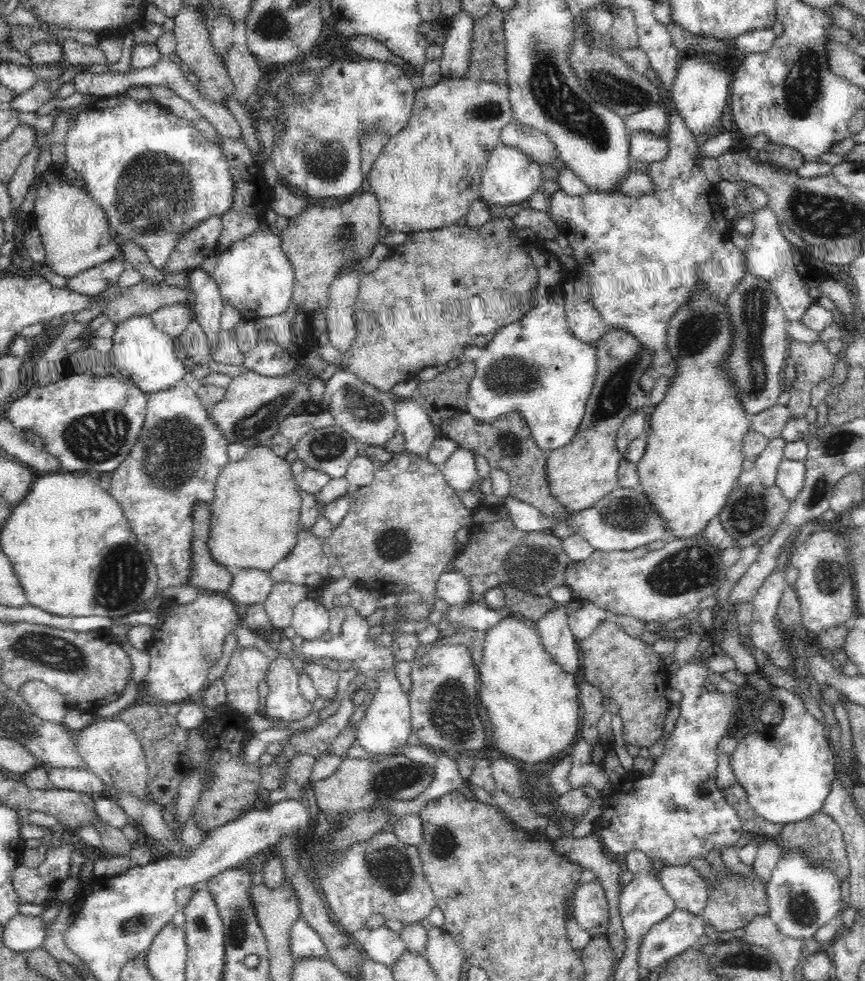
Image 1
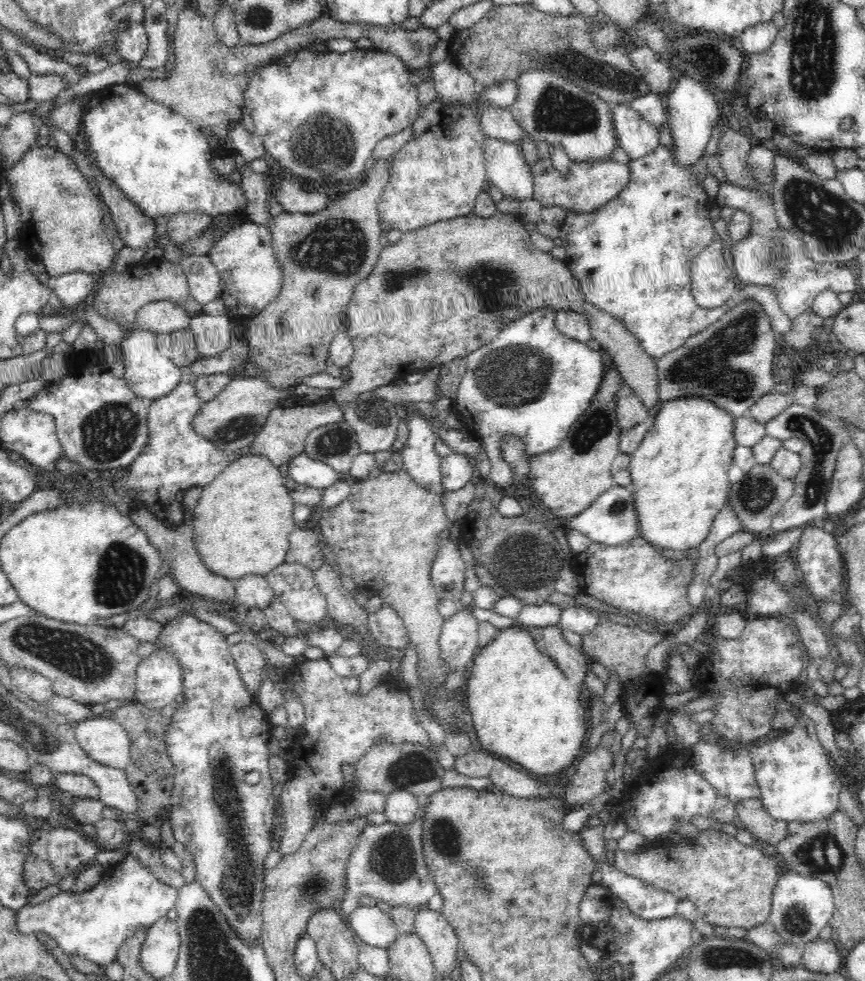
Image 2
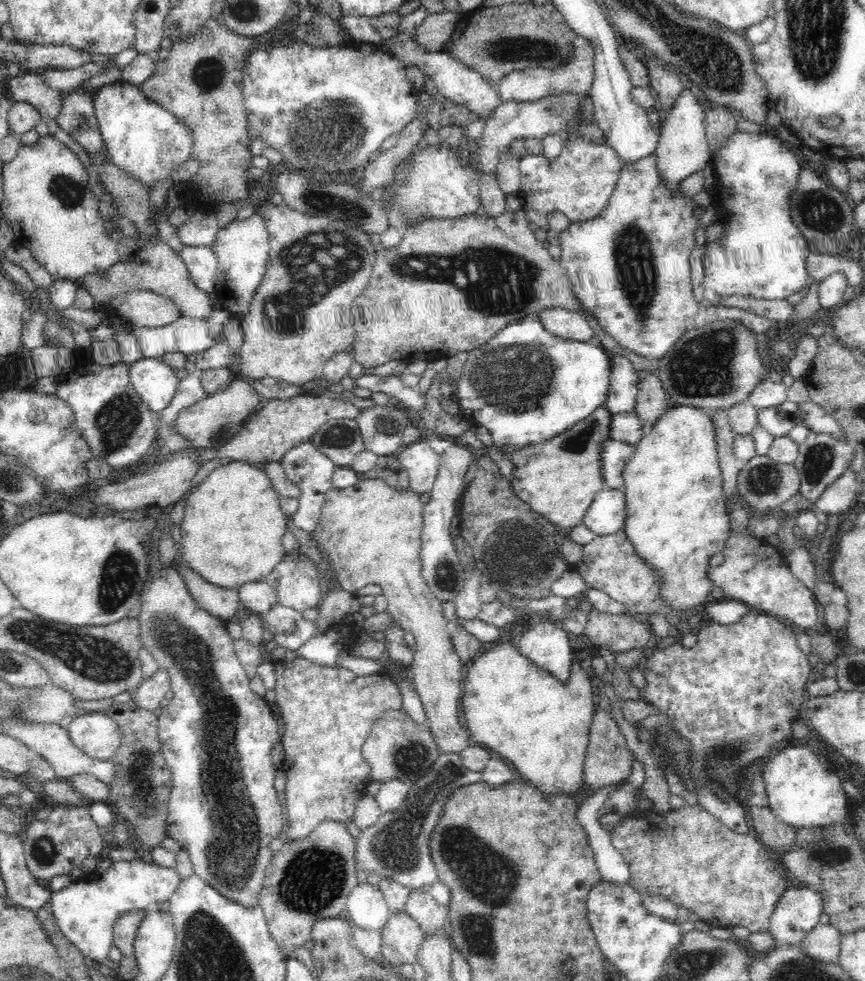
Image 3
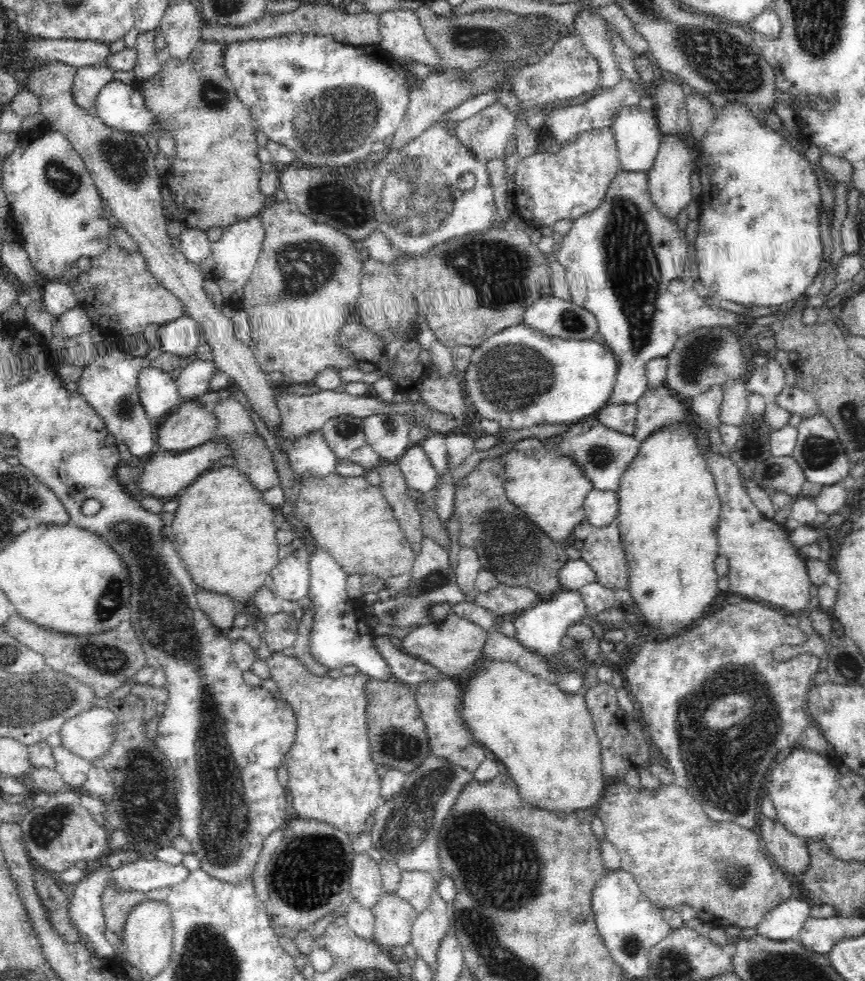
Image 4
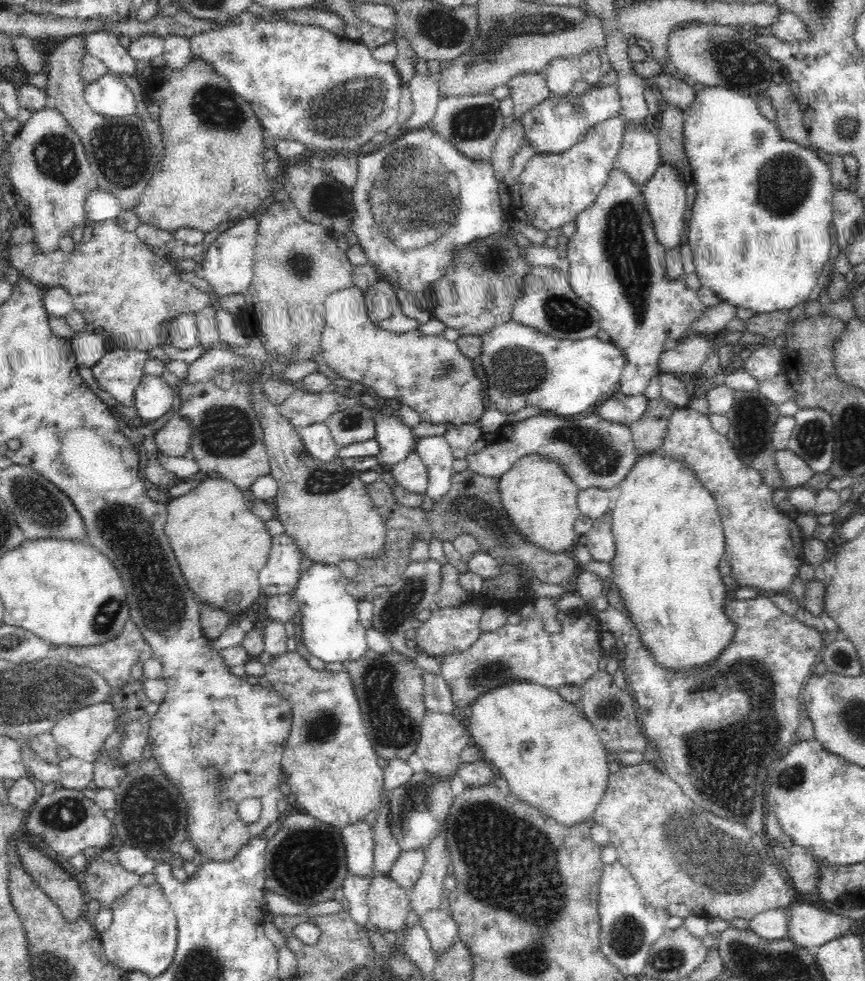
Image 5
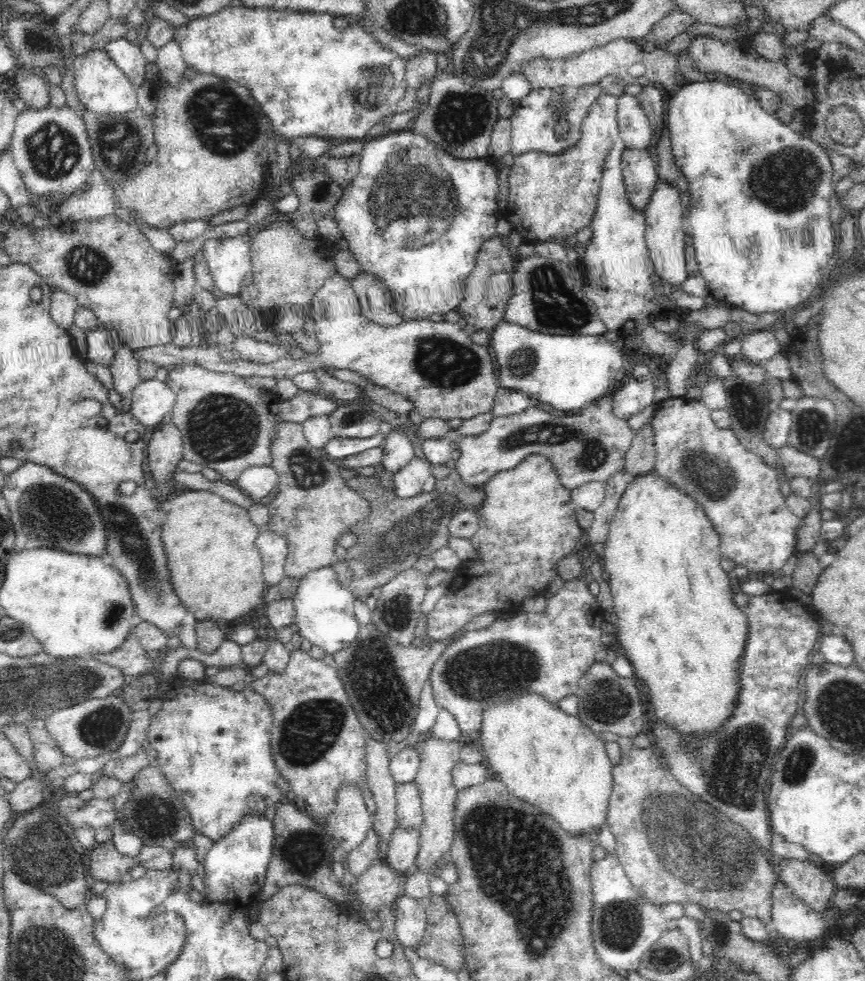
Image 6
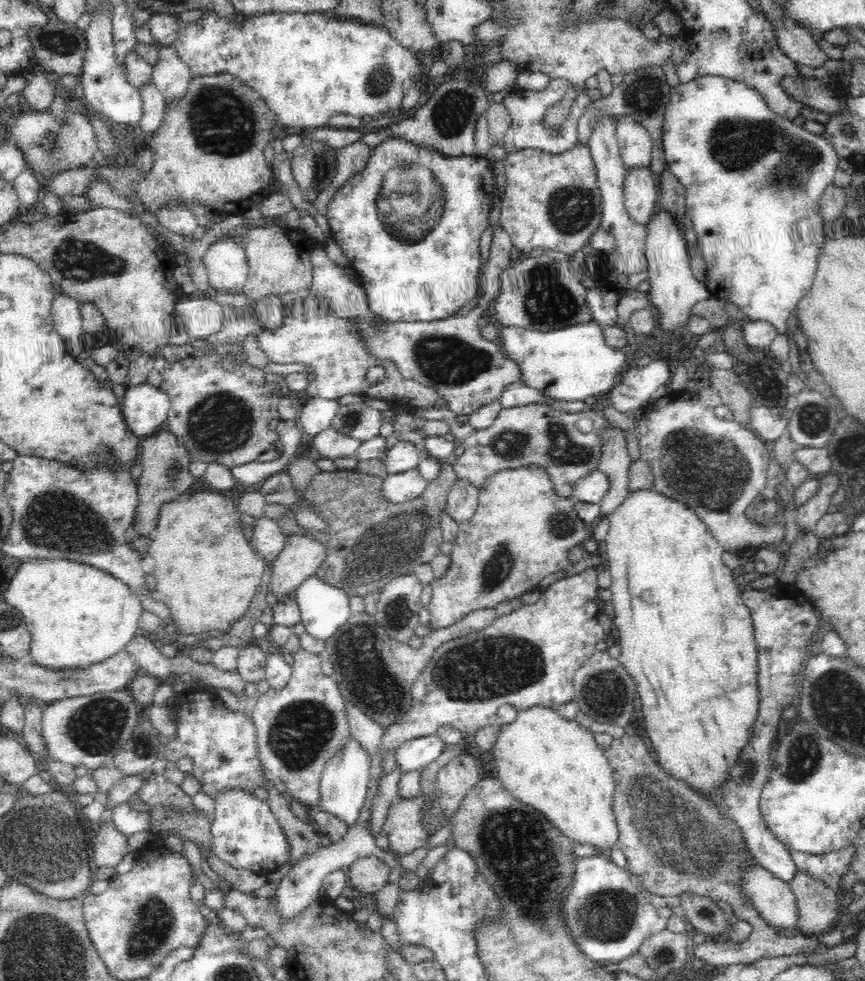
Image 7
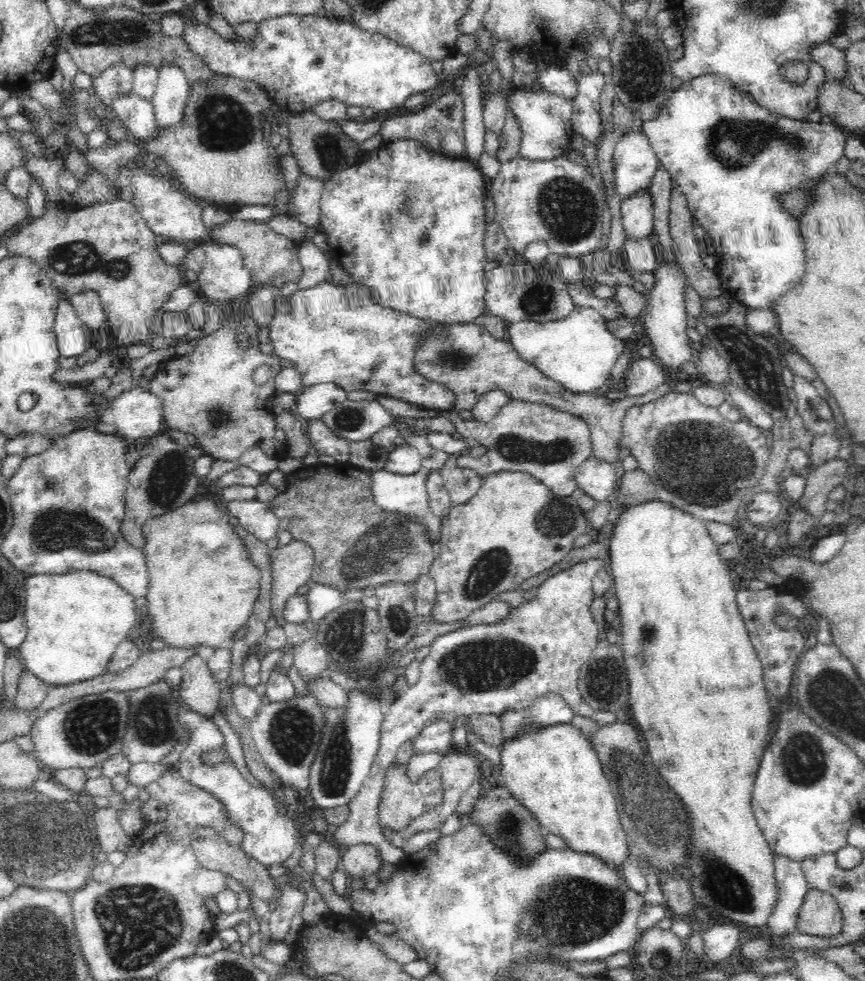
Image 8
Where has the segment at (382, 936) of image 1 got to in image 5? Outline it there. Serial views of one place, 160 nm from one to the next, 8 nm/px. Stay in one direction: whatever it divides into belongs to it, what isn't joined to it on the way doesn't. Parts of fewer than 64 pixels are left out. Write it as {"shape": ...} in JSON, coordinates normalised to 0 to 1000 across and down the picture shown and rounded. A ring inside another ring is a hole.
{"shape":[[[421,837],[397,842],[394,846],[401,884],[409,893],[432,895],[432,852],[431,846]]]}

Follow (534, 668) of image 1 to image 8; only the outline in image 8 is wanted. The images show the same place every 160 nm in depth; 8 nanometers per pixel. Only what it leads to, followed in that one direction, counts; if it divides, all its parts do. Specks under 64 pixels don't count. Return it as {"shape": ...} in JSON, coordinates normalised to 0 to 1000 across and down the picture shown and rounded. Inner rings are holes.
{"shape":[[[659,737],[616,742],[601,747],[592,755],[585,755],[579,765],[578,786],[572,794],[622,834],[628,844],[634,844],[636,850],[650,854],[659,866],[684,871],[712,887],[717,887],[721,878],[729,876],[724,846],[714,831],[714,820],[697,787],[691,768],[680,749]]]}

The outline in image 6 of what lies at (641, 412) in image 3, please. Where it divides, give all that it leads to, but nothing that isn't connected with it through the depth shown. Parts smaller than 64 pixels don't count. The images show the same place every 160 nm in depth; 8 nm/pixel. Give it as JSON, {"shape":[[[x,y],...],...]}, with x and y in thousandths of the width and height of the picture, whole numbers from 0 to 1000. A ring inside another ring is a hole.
{"shape":[[[745,432],[732,444],[723,465],[723,480],[729,488],[757,479],[758,454],[755,433]]]}

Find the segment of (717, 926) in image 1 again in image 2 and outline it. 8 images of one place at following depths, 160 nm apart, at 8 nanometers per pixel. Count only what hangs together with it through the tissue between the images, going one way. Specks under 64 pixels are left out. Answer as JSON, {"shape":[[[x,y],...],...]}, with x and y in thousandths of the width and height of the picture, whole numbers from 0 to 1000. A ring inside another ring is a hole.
{"shape":[[[809,848],[809,854],[805,860],[791,860],[786,864],[775,864],[775,858],[755,858],[754,866],[745,871],[721,871],[719,866],[706,873],[709,882],[721,891],[731,895],[738,895],[751,903],[777,910],[784,918],[795,917],[800,919],[813,939],[827,944],[839,944],[839,946],[866,947],[888,939],[891,924],[892,910],[899,889],[906,883],[897,881],[897,875],[886,873],[879,862],[862,863],[851,856],[851,853],[842,850],[823,850],[823,848]]]}

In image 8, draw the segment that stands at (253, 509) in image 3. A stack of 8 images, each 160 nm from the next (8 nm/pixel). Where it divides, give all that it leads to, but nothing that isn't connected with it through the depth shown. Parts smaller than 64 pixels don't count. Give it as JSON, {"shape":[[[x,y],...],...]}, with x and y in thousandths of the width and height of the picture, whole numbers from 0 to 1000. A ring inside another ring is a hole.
{"shape":[[[243,508],[217,511],[168,532],[164,544],[168,548],[165,564],[172,591],[169,601],[171,626],[176,628],[177,642],[180,642],[185,652],[190,652],[191,659],[220,662],[236,657],[250,663],[259,652],[266,651],[273,642],[284,637],[294,613],[298,610],[302,582],[289,570],[287,560],[271,538],[264,524]]]}

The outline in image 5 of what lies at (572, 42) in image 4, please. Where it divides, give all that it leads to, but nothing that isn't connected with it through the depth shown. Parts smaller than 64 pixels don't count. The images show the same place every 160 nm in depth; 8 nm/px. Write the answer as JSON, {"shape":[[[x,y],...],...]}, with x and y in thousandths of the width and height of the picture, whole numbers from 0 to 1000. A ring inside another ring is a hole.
{"shape":[[[687,52],[687,55],[675,54],[672,56],[673,59],[640,59],[638,64],[629,68],[628,76],[637,99],[657,98],[664,90],[666,82],[675,84],[679,82],[684,87],[691,84],[696,77],[694,70],[696,63],[691,52]]]}

